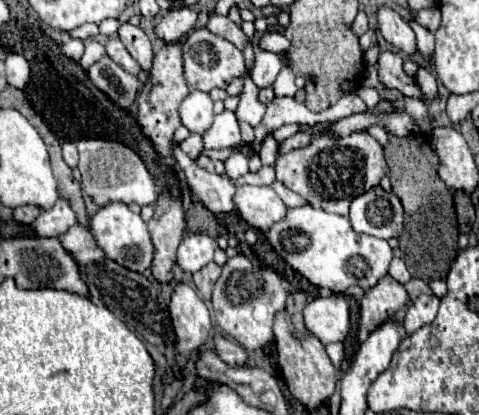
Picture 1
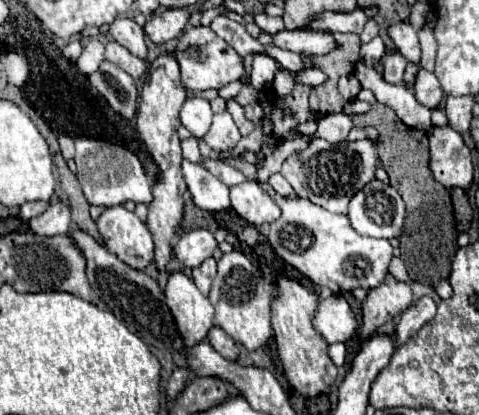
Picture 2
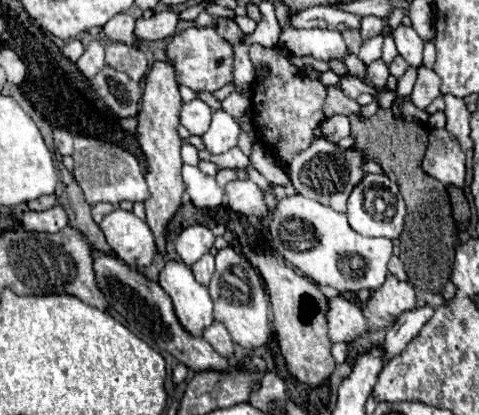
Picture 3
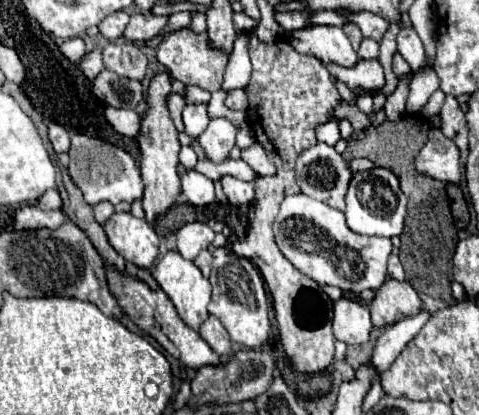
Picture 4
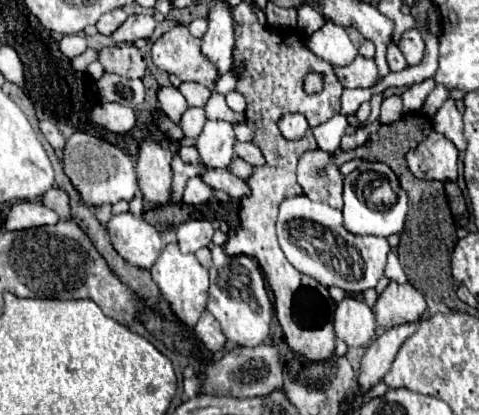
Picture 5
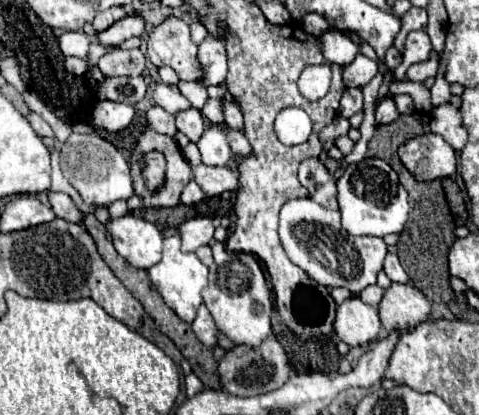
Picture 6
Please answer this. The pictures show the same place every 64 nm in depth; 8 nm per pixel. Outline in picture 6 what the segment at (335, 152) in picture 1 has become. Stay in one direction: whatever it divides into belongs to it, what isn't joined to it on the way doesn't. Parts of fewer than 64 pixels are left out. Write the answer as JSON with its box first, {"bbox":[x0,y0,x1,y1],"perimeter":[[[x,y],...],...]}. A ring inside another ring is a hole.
{"bbox":[298,158,338,210],"perimeter":[[[320,158],[302,160],[298,168],[298,180],[310,192],[312,200],[326,208],[338,210],[336,176],[320,162]]]}

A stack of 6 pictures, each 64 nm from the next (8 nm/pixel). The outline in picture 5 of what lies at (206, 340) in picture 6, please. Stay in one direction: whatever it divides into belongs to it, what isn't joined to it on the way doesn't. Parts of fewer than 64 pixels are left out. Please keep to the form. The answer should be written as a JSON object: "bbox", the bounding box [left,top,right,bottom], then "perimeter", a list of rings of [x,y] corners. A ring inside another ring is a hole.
{"bbox":[194,312,226,352],"perimeter":[[[210,312],[202,314],[202,318],[198,320],[198,326],[194,328],[194,334],[210,352],[224,350],[226,336],[222,334],[222,328],[220,328],[218,320]]]}

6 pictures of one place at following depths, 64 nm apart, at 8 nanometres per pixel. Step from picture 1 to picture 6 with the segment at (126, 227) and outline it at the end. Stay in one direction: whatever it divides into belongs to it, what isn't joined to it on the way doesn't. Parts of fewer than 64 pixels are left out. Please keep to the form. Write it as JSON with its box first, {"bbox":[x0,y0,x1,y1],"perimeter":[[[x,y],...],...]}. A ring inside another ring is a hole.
{"bbox":[108,214,162,270],"perimeter":[[[126,214],[120,218],[112,218],[108,230],[112,234],[116,252],[134,268],[148,270],[160,260],[162,234],[152,222]]]}

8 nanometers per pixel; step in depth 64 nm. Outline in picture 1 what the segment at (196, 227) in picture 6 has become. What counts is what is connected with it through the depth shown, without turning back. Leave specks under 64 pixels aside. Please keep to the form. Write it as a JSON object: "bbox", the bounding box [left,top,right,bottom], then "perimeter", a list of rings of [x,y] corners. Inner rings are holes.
{"bbox":[176,234,218,274],"perimeter":[[[188,234],[182,240],[182,244],[178,246],[176,262],[184,272],[194,274],[212,260],[216,248],[218,248],[218,244],[214,238],[210,238],[206,234]]]}

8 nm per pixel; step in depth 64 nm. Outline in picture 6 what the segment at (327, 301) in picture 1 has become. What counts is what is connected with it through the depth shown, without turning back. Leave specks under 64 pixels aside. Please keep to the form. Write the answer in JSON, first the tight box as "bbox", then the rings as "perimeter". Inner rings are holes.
{"bbox":[334,296,380,346],"perimeter":[[[358,296],[344,300],[336,310],[334,332],[348,346],[366,346],[374,342],[380,332],[378,310],[364,304]]]}

